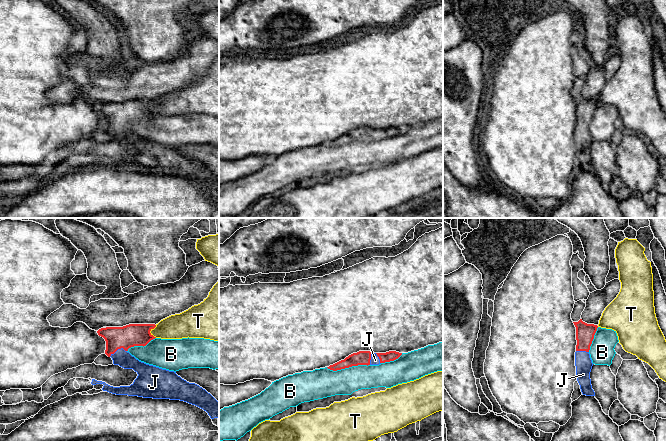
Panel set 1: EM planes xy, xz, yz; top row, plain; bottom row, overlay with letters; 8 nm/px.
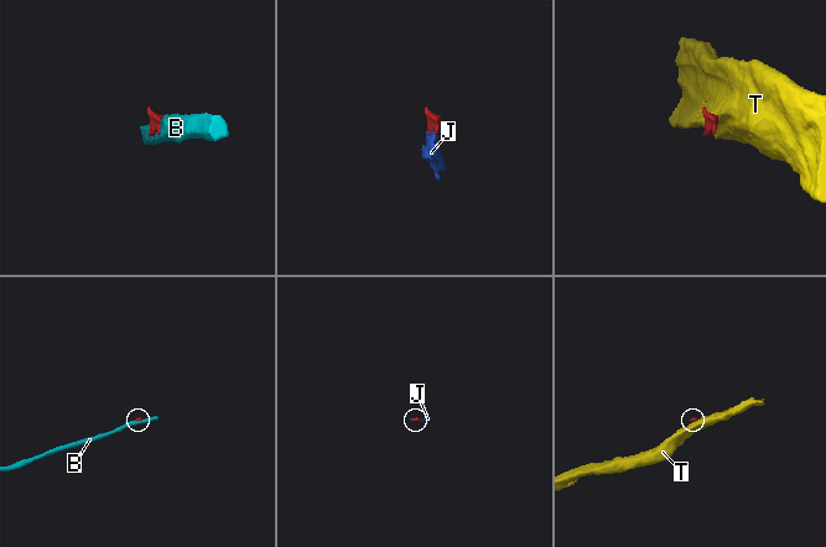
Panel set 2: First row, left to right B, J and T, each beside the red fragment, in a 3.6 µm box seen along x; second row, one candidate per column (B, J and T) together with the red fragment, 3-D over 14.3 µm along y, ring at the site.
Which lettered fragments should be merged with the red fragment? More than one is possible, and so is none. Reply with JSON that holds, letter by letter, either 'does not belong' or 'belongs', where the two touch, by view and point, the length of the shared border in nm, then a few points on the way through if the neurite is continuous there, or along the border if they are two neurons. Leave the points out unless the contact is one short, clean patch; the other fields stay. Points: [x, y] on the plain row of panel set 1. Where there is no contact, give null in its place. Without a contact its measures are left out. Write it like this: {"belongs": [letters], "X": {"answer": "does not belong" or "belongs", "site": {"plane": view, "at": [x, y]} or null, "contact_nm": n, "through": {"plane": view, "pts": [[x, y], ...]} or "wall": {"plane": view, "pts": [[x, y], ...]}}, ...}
{"belongs": ["J"], "B": {"answer": "does not belong", "site": {"plane": "xz", "at": [347, 143]}, "contact_nm": 360}, "J": {"answer": "belongs", "site": {"plane": "xy", "at": [117, 125]}, "contact_nm": 150}, "T": {"answer": "does not belong", "site": {"plane": "xy", "at": [150, 106]}, "contact_nm": 110, "wall": {"plane": "xy", "pts": [[156, 101], [150, 107], [154, 113]]}}}

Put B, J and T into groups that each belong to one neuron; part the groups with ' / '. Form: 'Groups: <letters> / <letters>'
Groups: B / J / T

